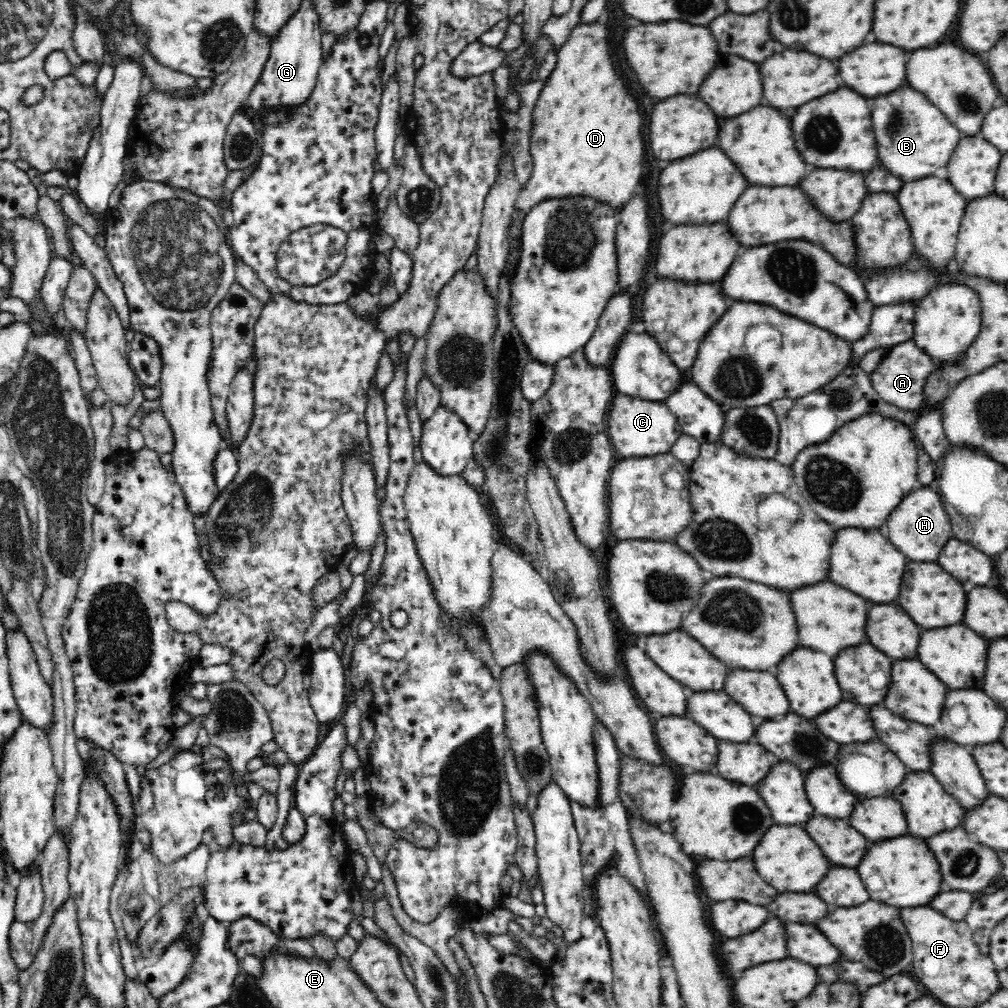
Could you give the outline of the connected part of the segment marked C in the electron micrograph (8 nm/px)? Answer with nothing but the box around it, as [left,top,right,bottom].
[608,396,682,456]

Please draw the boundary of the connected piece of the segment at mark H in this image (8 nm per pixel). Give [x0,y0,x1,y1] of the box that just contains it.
[886,486,953,562]

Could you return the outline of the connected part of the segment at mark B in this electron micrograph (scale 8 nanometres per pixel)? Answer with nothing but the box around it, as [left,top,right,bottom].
[872,86,963,182]

